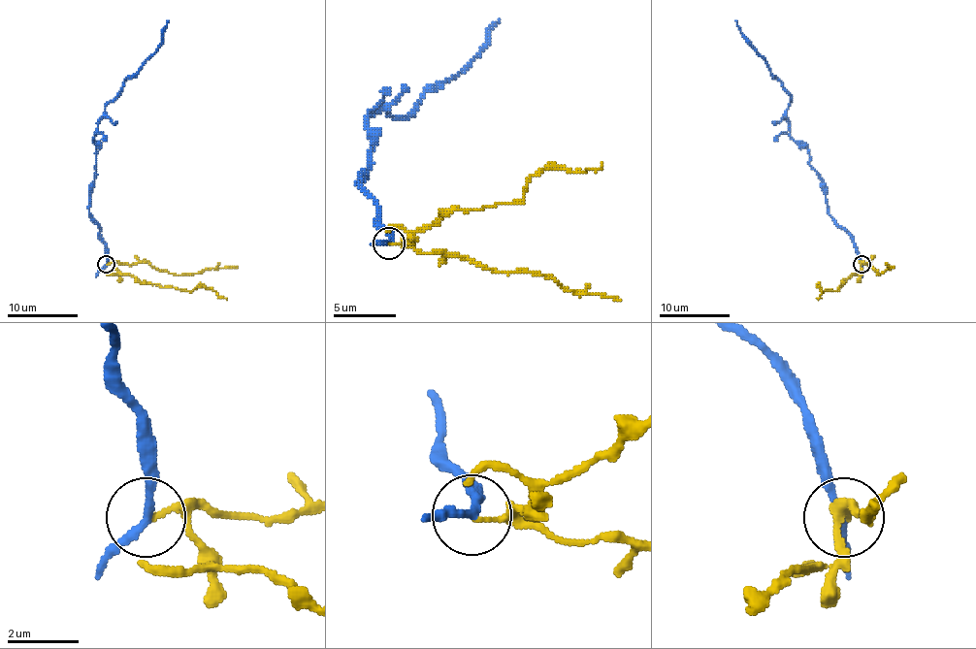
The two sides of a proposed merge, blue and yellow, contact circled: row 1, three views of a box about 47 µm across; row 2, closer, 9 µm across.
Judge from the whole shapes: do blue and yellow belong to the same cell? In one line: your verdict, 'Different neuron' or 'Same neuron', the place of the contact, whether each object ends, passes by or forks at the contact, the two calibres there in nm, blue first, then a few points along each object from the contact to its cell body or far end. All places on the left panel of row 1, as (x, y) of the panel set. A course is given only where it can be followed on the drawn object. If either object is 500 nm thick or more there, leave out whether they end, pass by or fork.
Different neuron. Place: (106, 264). At the ring blue passes by. At the ring yellow ends. Thickness 220 nm (blue) against 130 nm. Course of blue: (107, 265), (107, 246), (99, 225), (88, 213), (98, 119), (122, 84), (156, 50), (168, 20). Course of yellow: (107, 265), (112, 263), (117, 274), (131, 275), (144, 284), (187, 291), (212, 289), (227, 298)

